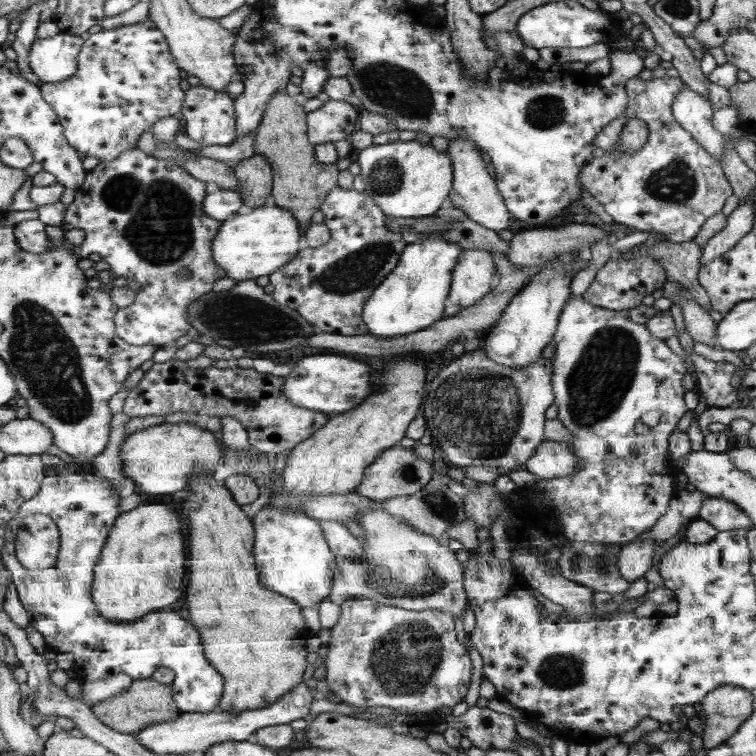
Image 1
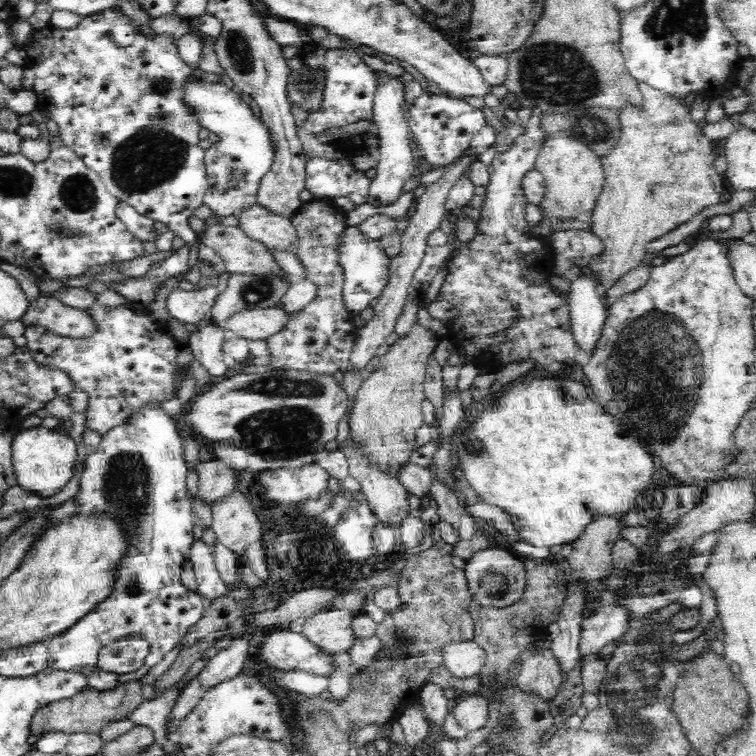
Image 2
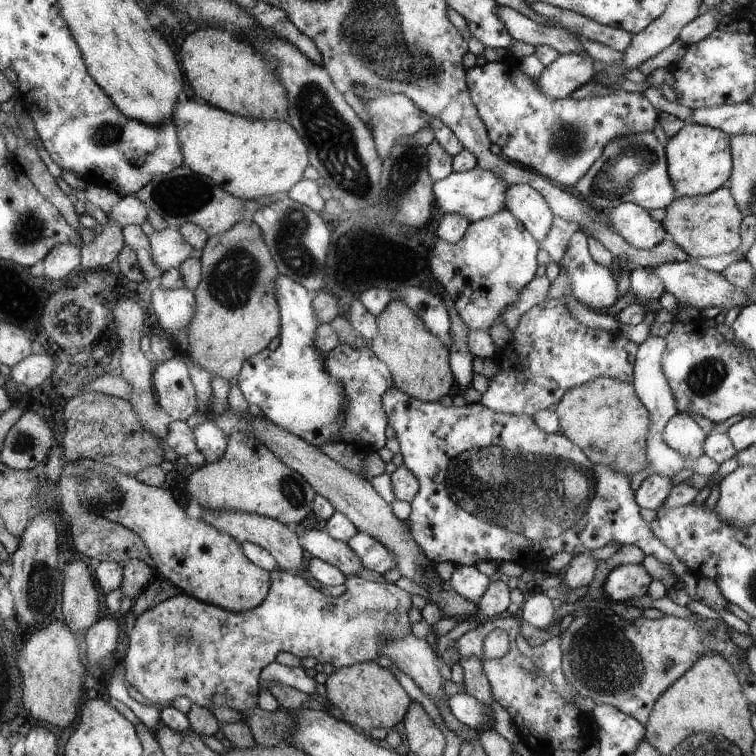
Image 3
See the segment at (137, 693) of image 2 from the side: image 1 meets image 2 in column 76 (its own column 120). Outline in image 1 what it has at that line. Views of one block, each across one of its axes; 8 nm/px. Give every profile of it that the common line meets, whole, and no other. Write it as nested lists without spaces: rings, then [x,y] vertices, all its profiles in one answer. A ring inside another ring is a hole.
[[[151,678],[133,680],[132,686],[123,694],[111,696],[103,702],[92,705],[93,713],[104,723],[124,734],[136,735],[147,726],[170,722],[181,715],[181,710],[174,702],[170,685],[159,684]]]

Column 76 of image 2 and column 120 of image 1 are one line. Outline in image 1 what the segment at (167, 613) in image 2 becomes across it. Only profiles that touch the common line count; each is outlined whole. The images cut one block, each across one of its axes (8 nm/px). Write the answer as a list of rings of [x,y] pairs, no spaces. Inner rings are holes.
[[[61,461],[56,465],[57,474],[44,475],[39,488],[39,494],[28,499],[19,508],[19,514],[5,525],[6,545],[2,549],[4,564],[10,571],[14,586],[17,588],[19,599],[27,610],[30,626],[34,626],[44,636],[46,650],[55,653],[70,653],[74,655],[75,663],[73,671],[76,676],[82,676],[83,682],[105,680],[120,673],[130,676],[133,680],[152,679],[152,675],[158,668],[170,668],[174,670],[176,680],[173,688],[173,699],[182,713],[205,713],[216,710],[219,700],[222,698],[222,674],[215,665],[207,659],[203,651],[202,637],[199,629],[191,621],[182,618],[180,613],[174,610],[164,612],[151,612],[150,615],[141,616],[129,623],[115,623],[105,617],[97,608],[92,596],[92,587],[95,580],[95,567],[102,558],[103,549],[107,545],[107,539],[112,532],[112,524],[115,524],[116,516],[120,514],[120,496],[118,491],[112,488],[110,480],[96,474],[84,476],[80,472],[77,463]],[[32,514],[46,514],[56,522],[59,528],[59,556],[54,566],[43,572],[28,571],[15,555],[15,535],[26,516]]]

